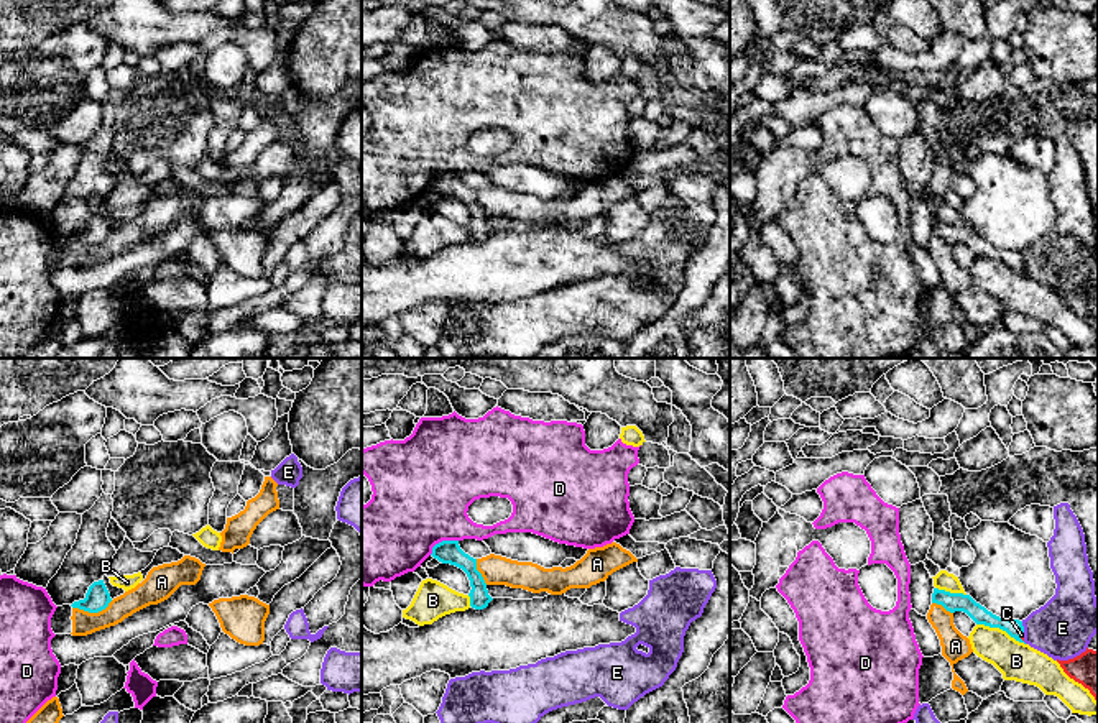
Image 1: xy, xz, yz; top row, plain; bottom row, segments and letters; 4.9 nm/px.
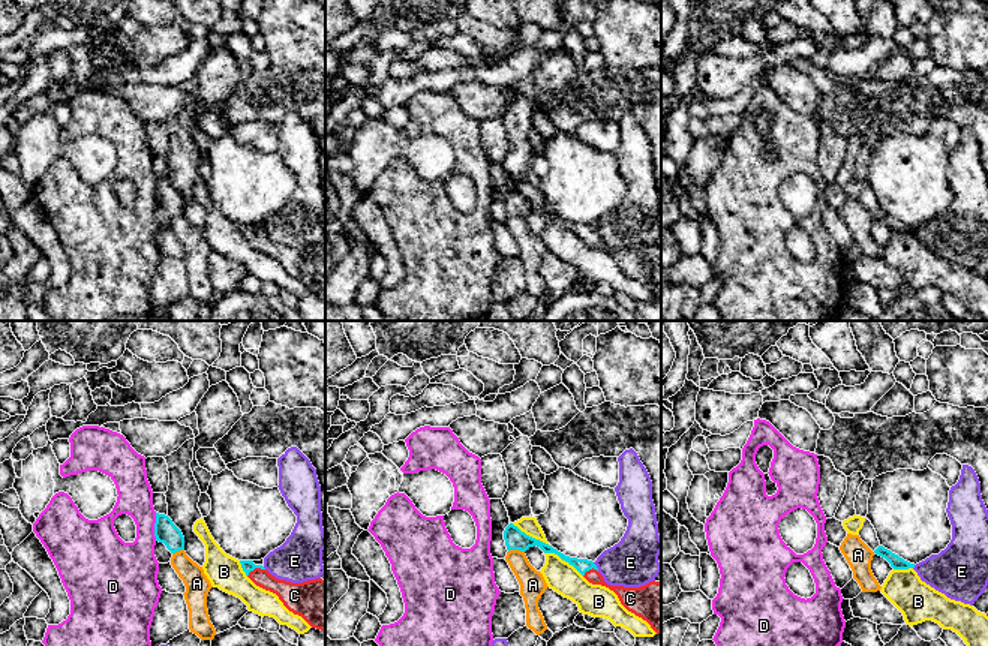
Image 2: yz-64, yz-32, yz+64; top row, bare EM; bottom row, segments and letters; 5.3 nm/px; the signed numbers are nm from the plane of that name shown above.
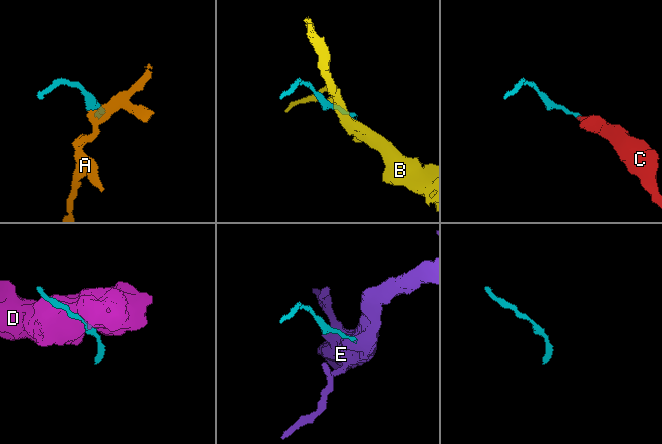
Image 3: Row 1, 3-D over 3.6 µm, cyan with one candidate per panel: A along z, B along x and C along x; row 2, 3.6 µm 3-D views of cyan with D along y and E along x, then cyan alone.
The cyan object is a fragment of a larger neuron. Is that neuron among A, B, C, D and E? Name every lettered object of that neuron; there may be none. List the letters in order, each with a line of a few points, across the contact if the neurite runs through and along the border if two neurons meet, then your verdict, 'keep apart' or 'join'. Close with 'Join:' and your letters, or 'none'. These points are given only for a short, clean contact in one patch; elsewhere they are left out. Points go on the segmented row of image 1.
A: line xy (112, 600), (97, 612), (73, 608); keep apart
B: keep apart
C: line yz (980, 615), (1005, 623), (1019, 638), (1021, 635); join
D: keep apart
E: line yz (1021, 621), (1024, 633); keep apart
Join: C

